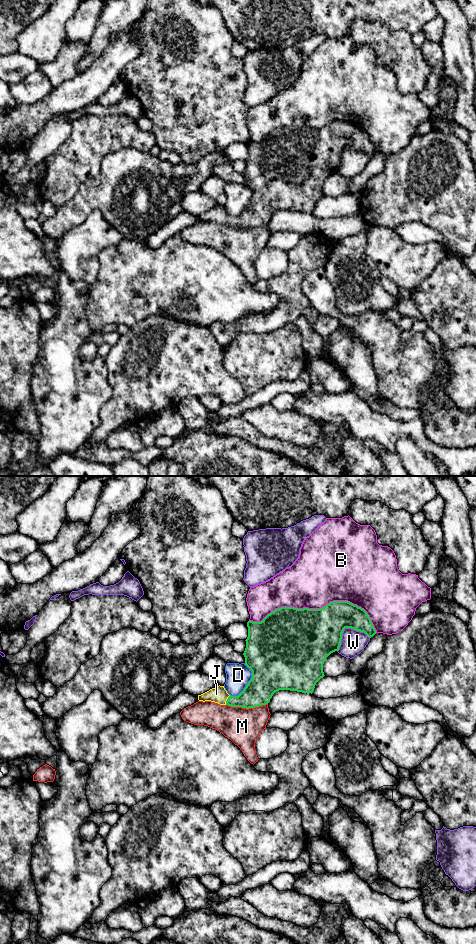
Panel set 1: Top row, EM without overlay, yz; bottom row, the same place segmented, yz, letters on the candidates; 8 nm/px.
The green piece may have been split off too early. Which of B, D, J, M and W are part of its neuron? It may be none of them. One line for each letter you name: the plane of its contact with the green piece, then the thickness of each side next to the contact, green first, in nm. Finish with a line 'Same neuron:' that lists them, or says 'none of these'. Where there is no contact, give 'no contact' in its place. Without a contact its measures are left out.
J: yz | 220/130 nm
Same neuron: J

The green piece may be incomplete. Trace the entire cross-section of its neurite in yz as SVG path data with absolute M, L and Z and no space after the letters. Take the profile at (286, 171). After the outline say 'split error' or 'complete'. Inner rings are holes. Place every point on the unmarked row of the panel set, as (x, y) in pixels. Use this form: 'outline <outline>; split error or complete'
outline M333 121L320 129L297 129L294 127L281 127L268 134L261 142L247 142L248 157L243 173L245 185L252 191L252 198L238 216L231 216L224 206L217 206L198 215L199 221L211 221L220 225L231 227L255 228L270 222L273 214L279 210L290 210L302 213L313 213L316 203L323 198L323 184L326 178L338 171L341 165L342 153L345 148L364 152L368 157L373 157L376 150L367 132L348 121Z; split error

